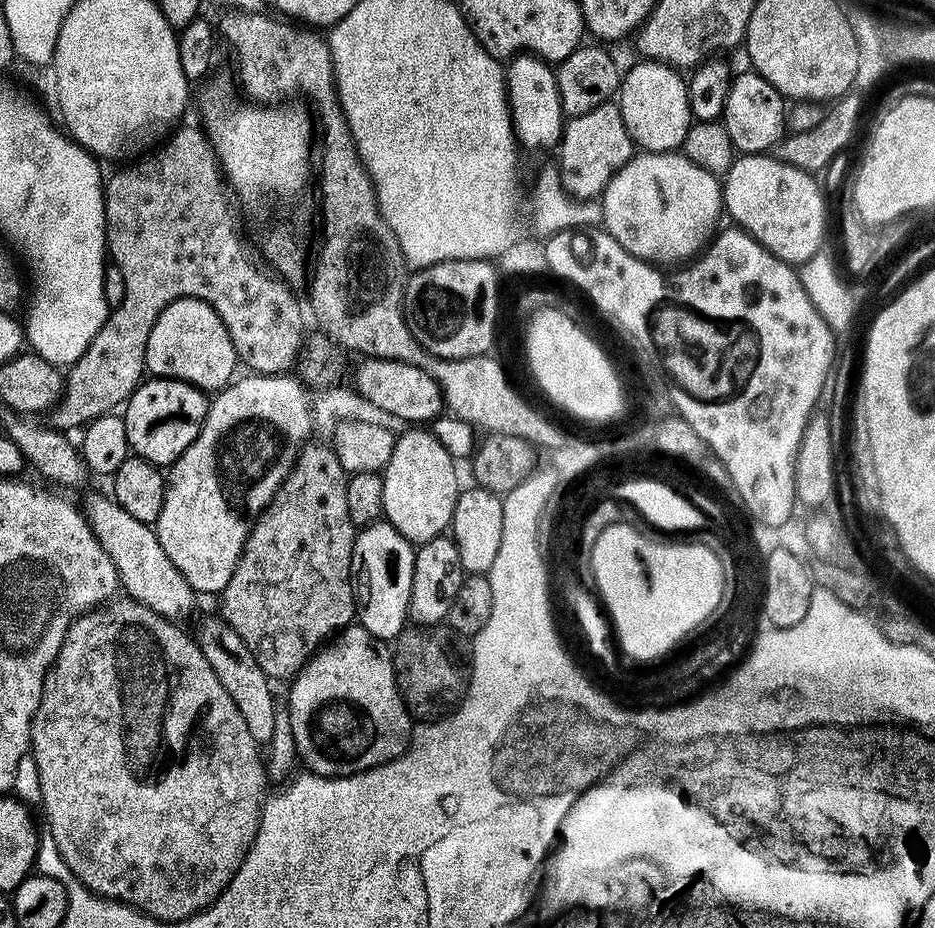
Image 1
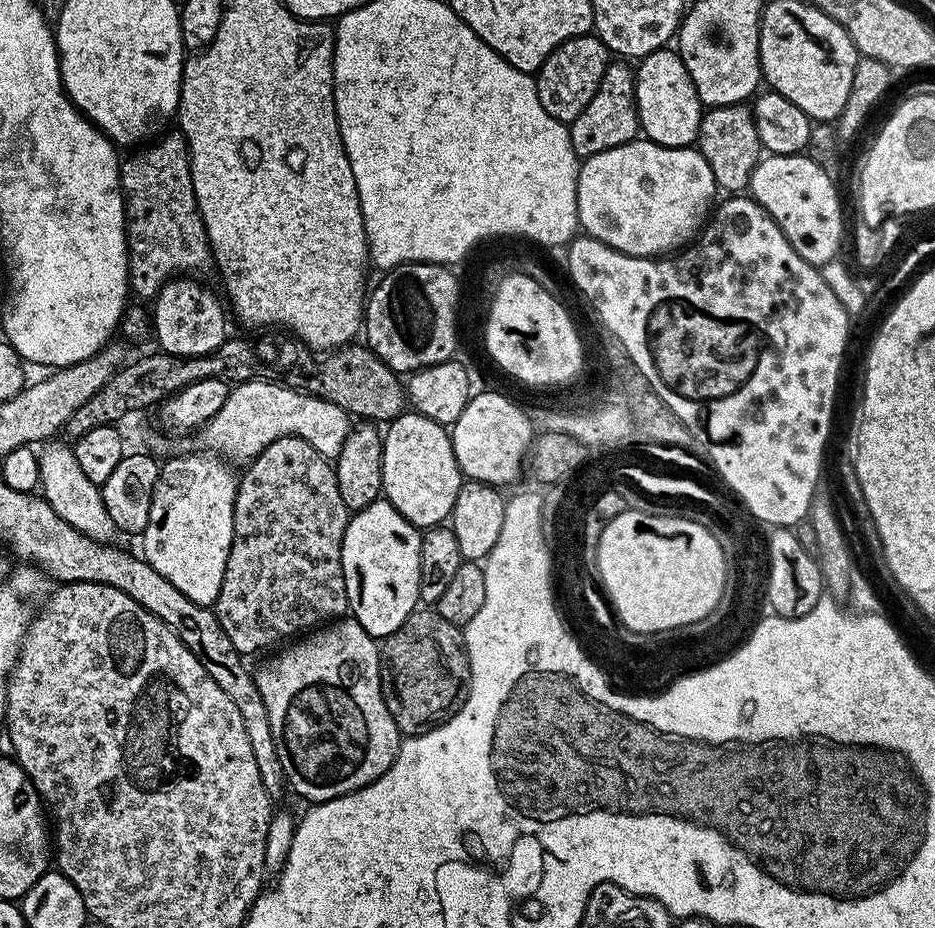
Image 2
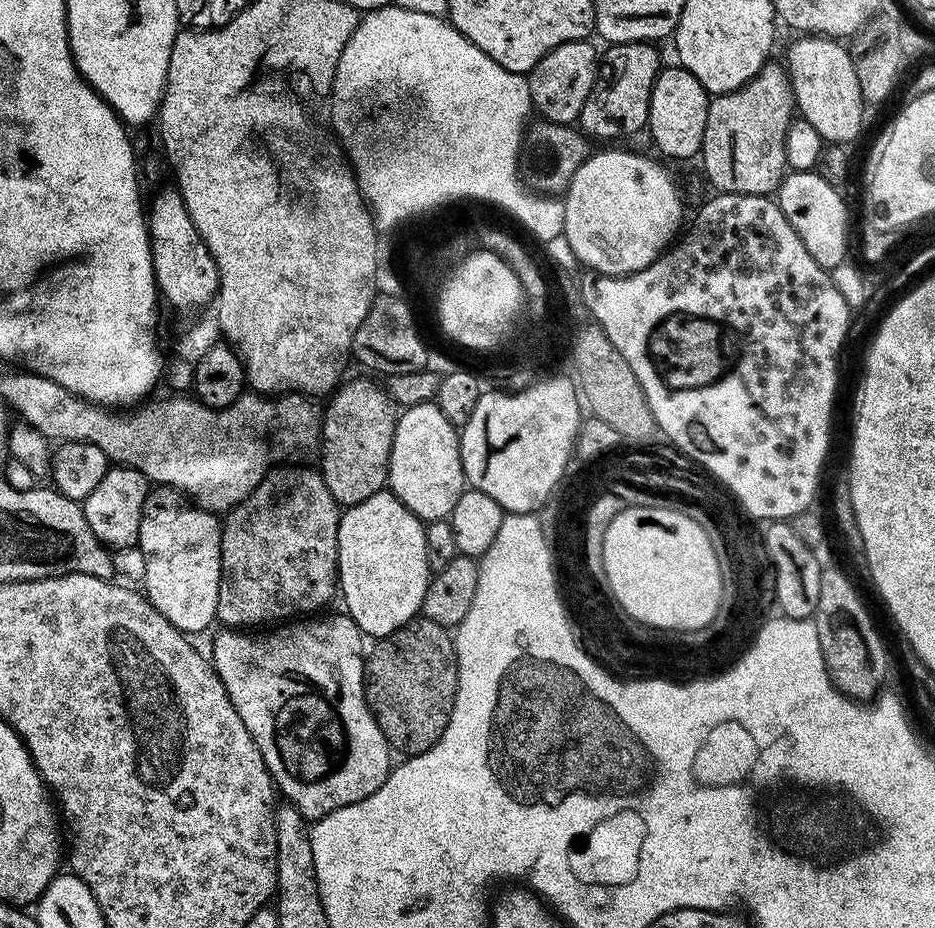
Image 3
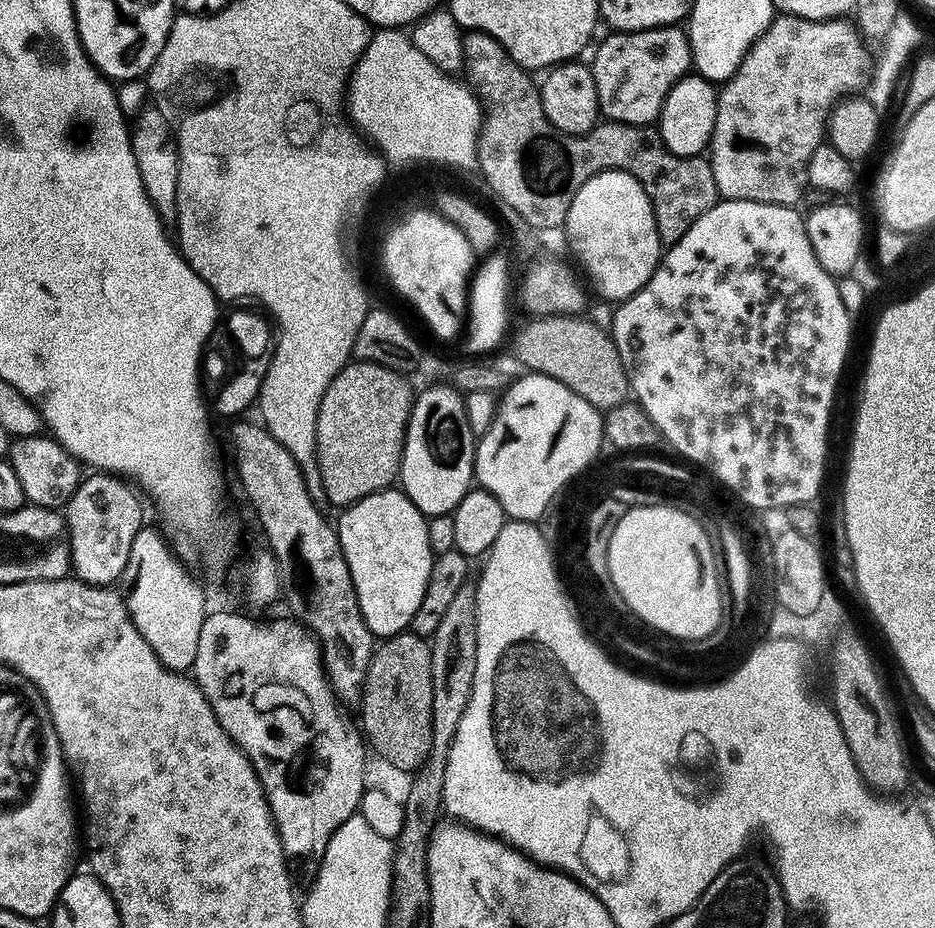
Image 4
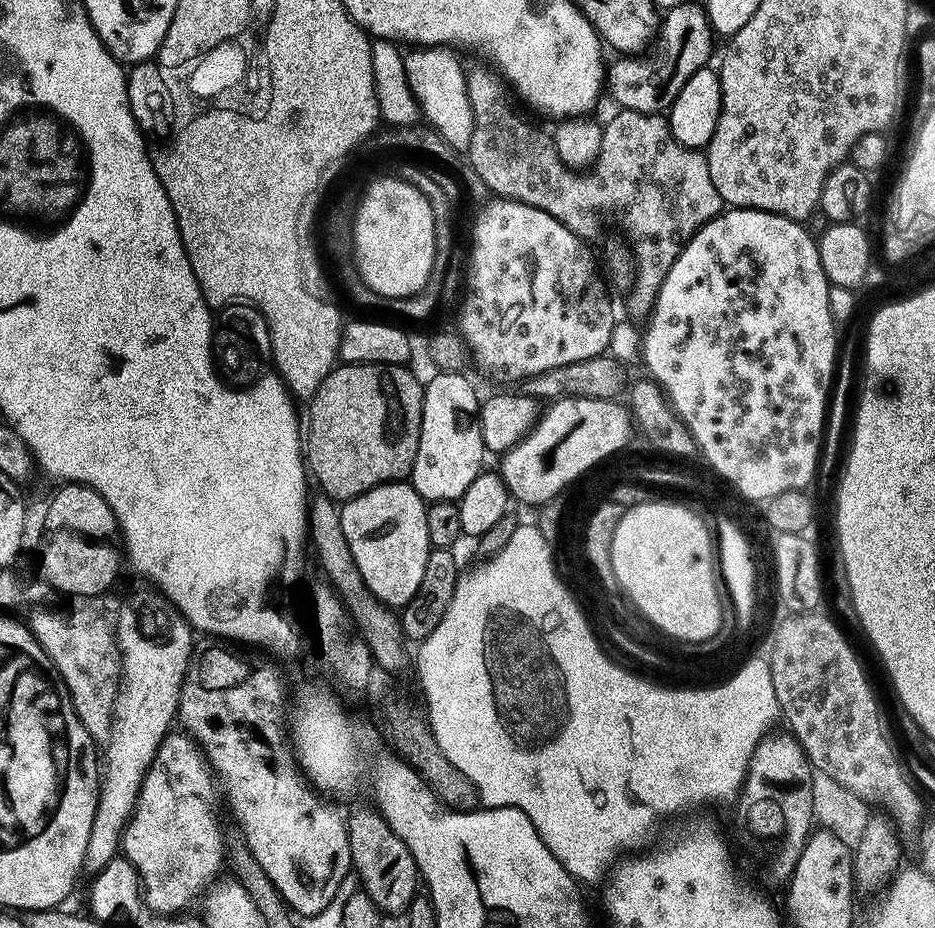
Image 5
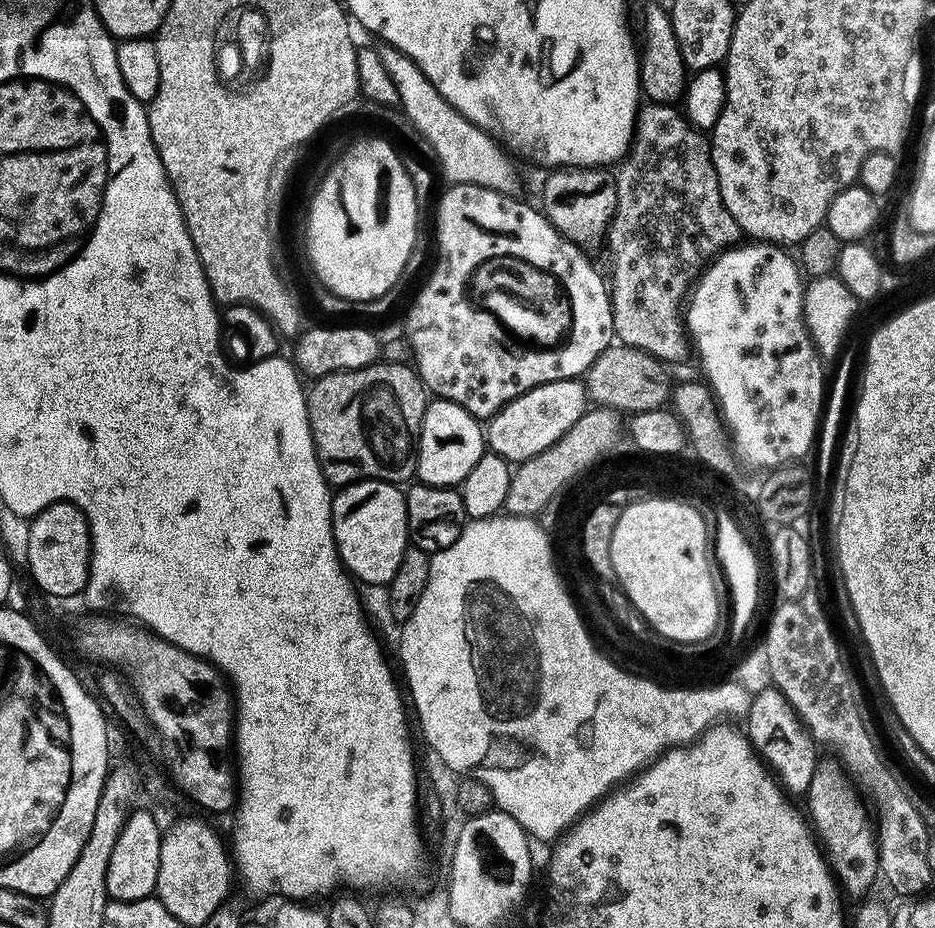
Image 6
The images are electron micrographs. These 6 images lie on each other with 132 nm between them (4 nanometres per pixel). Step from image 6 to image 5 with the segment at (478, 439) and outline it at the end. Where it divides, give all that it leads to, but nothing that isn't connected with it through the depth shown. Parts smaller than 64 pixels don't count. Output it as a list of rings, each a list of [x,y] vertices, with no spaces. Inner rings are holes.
[[[442,370],[429,384],[424,385],[424,405],[420,423],[420,441],[418,454],[410,473],[410,483],[416,493],[425,501],[450,500],[459,501],[460,496],[474,482],[474,478],[485,467],[486,449],[480,433],[481,397],[476,397],[476,388],[459,371]]]

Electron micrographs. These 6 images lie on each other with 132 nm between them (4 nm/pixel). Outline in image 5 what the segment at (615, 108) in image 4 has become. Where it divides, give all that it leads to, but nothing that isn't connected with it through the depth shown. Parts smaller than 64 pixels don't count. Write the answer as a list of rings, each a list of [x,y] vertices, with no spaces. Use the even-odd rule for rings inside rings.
[[[682,2],[678,6],[667,9],[663,13],[662,19],[660,21],[660,26],[658,29],[658,39],[655,41],[654,49],[656,48],[656,53],[653,54],[652,60],[640,60],[639,55],[636,54],[624,54],[619,58],[616,58],[616,61],[609,63],[606,68],[606,92],[613,96],[617,100],[617,105],[620,108],[629,108],[630,110],[638,110],[639,112],[658,112],[661,114],[667,113],[668,109],[672,107],[674,98],[678,98],[678,90],[682,90],[682,86],[686,86],[686,82],[690,82],[690,74],[694,74],[698,70],[709,67],[710,61],[708,60],[712,56],[712,40],[714,41],[714,33],[712,30],[712,24],[708,20],[707,11],[703,7],[700,8],[696,4],[688,4],[688,2]]]

